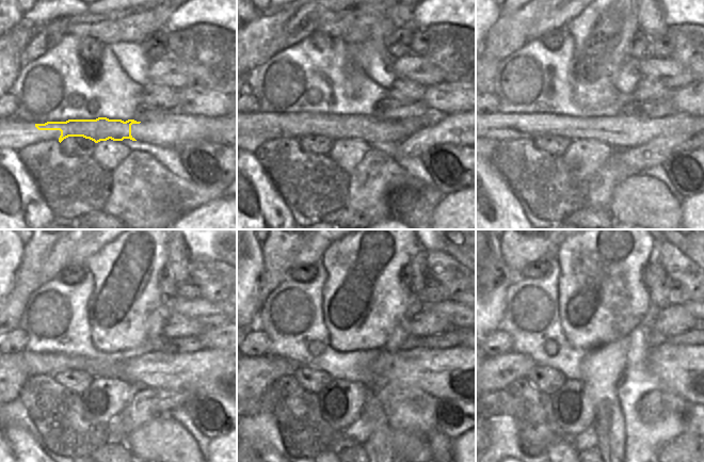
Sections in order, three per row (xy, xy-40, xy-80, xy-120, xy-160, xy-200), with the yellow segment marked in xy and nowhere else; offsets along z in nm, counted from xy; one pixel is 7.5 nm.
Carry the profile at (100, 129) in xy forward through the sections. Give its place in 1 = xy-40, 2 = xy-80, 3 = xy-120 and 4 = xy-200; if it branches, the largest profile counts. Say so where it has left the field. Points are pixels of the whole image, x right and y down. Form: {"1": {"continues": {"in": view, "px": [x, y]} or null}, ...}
{"1": {"continues": {"in": "xy-40", "px": [367, 129]}}, "2": {"continues": {"in": "xy-80", "px": [626, 131]}}, "3": {"continues": {"in": "xy-120", "px": [214, 371]}}, "4": {"continues": {"in": "xy-200", "px": [692, 372]}}}

